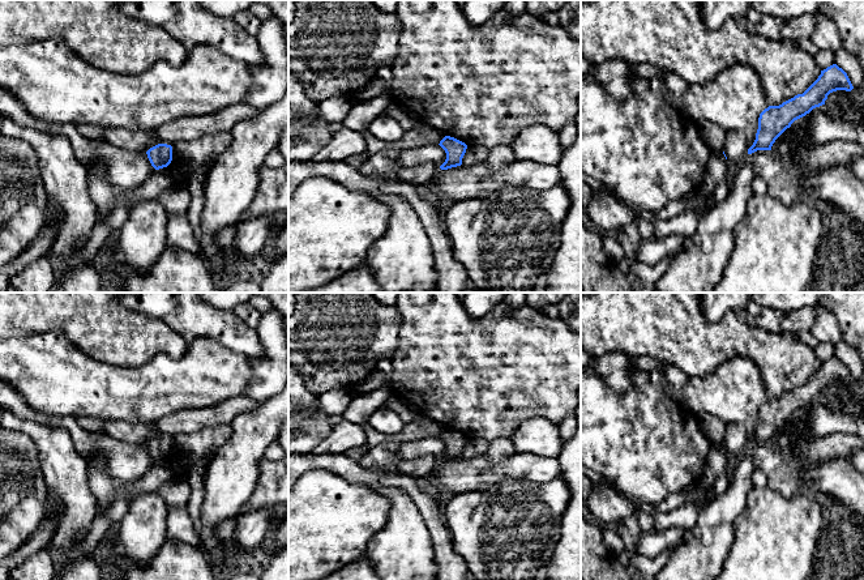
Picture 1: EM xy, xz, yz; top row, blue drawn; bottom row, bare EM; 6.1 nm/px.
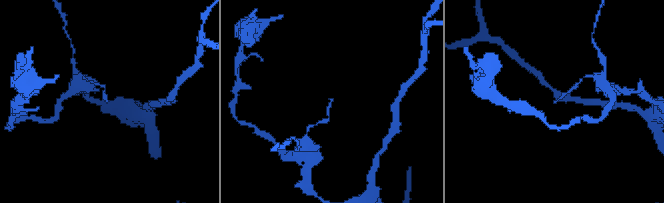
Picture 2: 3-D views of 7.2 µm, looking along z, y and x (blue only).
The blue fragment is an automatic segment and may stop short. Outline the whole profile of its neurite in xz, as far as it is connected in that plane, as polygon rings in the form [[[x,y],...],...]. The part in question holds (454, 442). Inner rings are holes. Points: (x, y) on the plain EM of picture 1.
[[[445,428],[439,436],[446,445],[445,455],[440,459],[441,462],[448,462],[462,457],[462,451],[467,438],[454,430]]]

